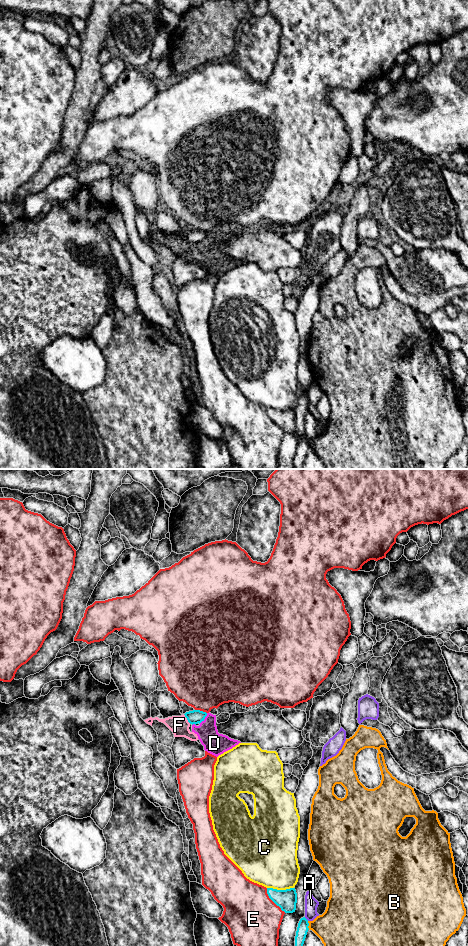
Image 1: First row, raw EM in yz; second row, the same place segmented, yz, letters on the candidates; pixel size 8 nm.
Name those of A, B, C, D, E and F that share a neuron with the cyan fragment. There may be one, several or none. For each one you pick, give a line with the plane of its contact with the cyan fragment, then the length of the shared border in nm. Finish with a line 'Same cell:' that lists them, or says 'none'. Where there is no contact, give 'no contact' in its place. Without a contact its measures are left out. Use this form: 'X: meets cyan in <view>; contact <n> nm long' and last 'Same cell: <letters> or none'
Same cell: none

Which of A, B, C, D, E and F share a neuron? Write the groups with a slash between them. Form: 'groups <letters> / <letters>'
groups A / B / C / D F / E

